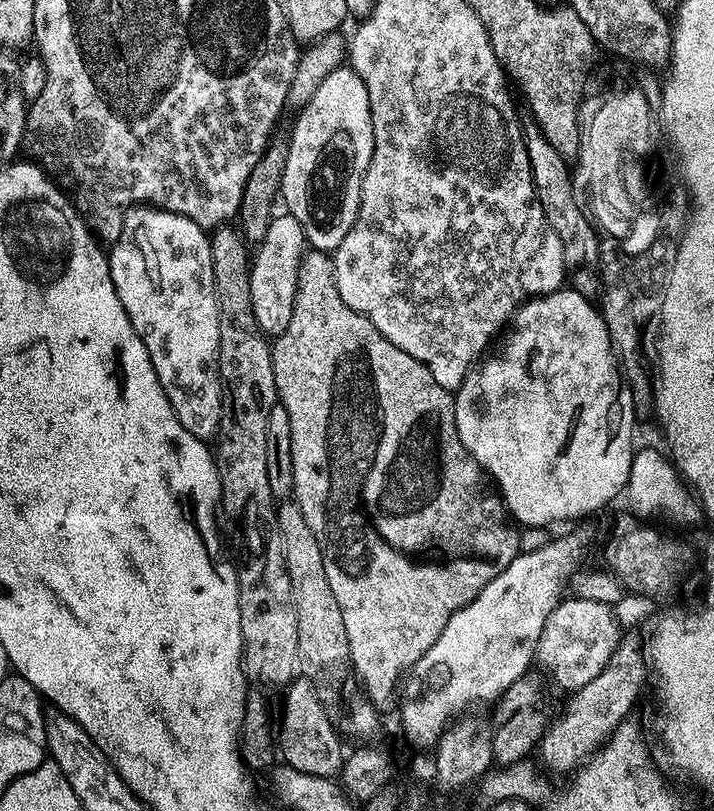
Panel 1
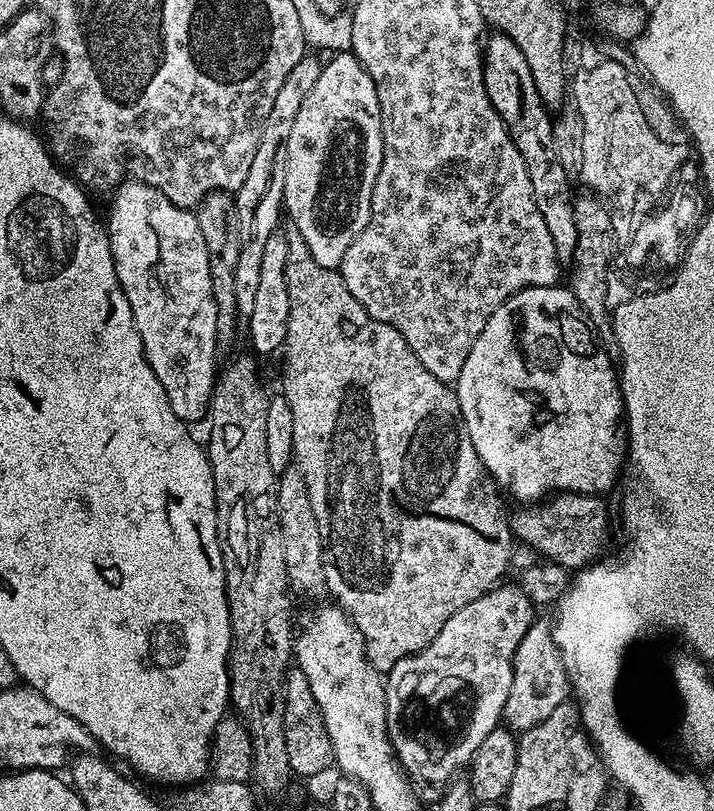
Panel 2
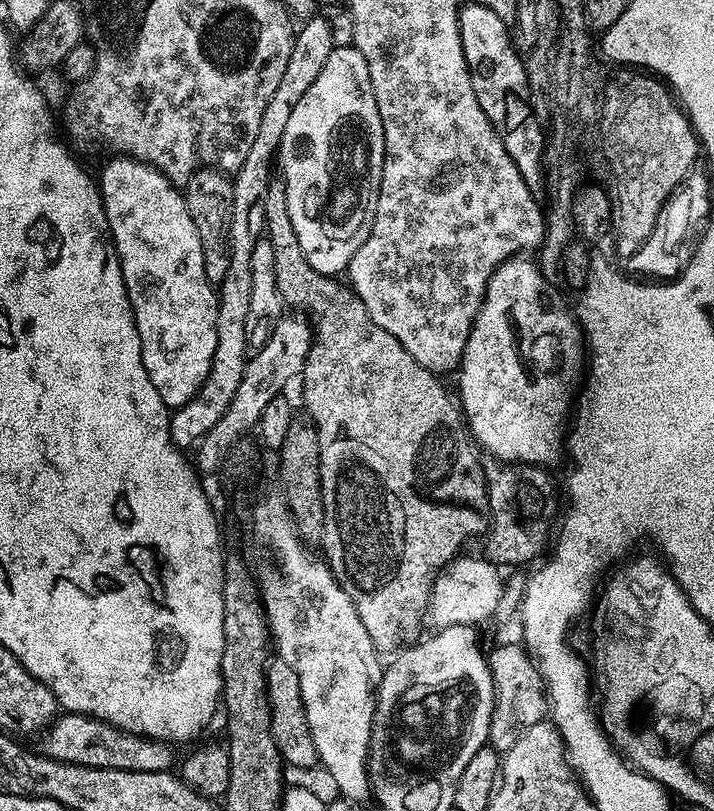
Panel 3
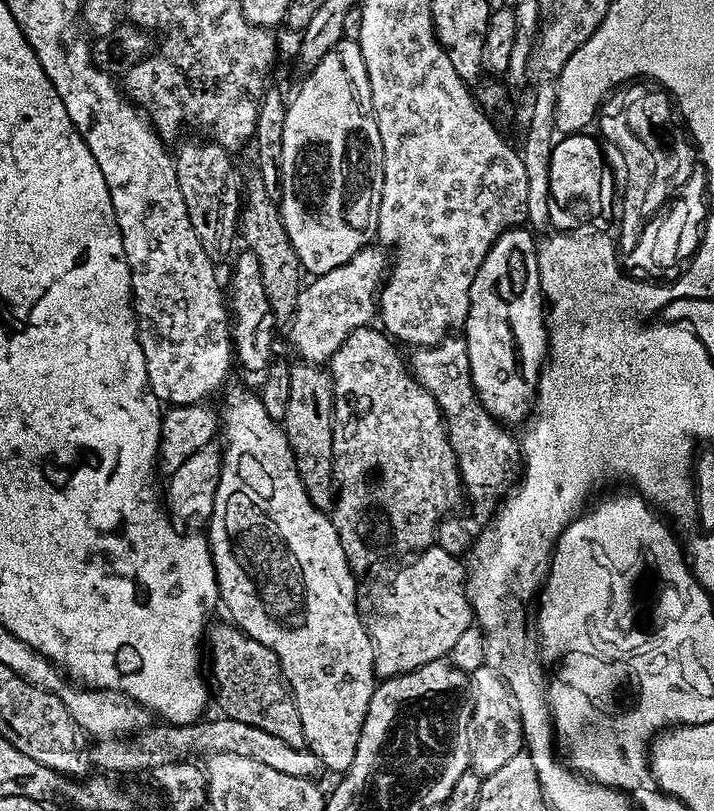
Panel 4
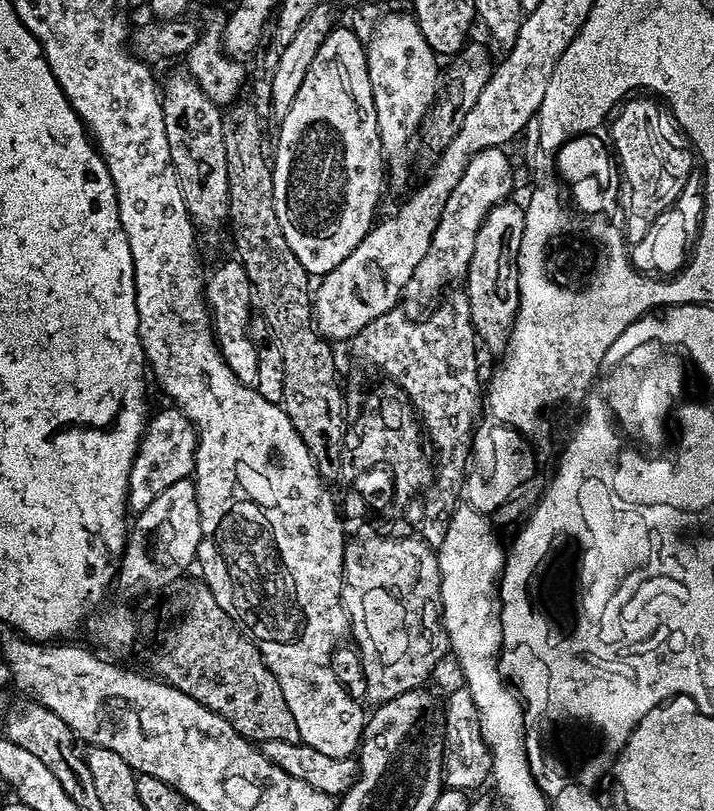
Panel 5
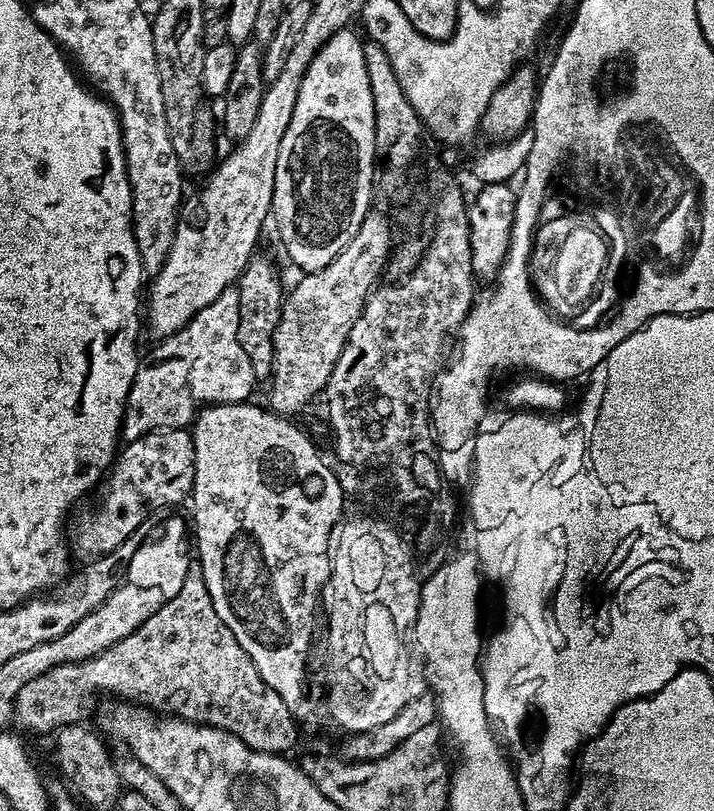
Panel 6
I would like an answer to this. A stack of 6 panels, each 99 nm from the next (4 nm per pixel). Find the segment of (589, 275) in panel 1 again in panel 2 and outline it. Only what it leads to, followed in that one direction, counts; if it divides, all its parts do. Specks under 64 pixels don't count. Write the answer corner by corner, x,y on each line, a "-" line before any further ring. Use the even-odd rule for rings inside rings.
493,31
492,37
482,44
484,57
484,85
486,94
498,110
514,146
524,163
526,174
530,178
530,186
534,194
534,202
538,206
538,214
542,214
542,222
546,222
546,230
550,230
550,238
554,238
556,261
561,266
573,263
579,232
575,226
574,196
568,193
570,174
558,162
554,150
554,138
557,133
552,129
552,120
548,117
549,109
538,94
538,86
534,86
534,74
530,74
530,66
526,66
526,58
518,46
508,36

